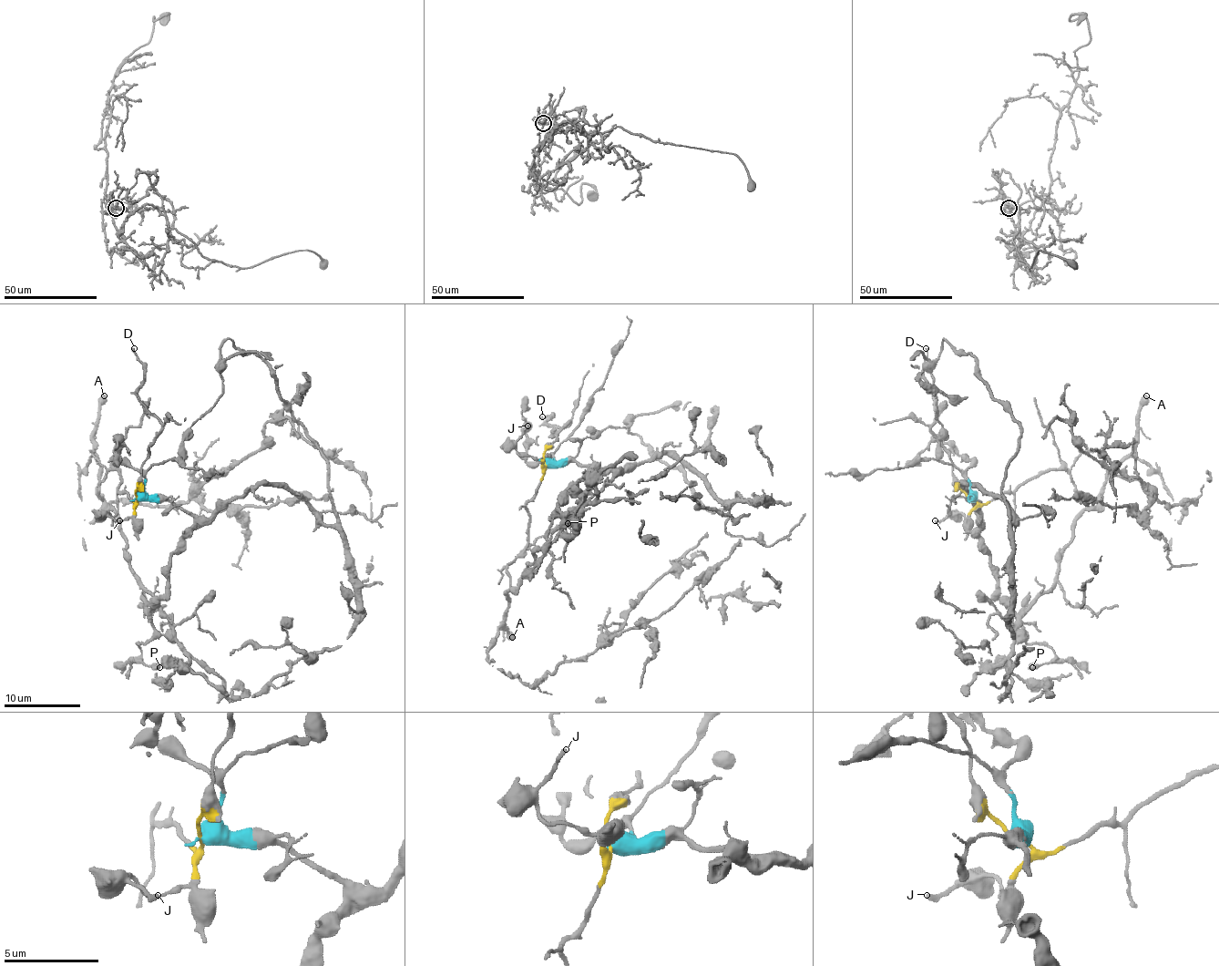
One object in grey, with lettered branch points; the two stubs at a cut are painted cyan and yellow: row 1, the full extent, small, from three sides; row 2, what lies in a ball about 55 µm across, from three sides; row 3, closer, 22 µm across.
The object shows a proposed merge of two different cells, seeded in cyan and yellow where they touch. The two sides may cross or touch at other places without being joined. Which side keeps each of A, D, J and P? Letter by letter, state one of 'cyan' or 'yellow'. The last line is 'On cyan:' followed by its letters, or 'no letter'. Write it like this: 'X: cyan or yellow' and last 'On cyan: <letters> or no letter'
A: yellow
D: yellow
J: yellow
P: cyan
On cyan: P

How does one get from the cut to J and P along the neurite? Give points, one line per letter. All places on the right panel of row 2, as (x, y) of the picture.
J: (970, 498), (976, 502), (976, 508), (965, 521), (961, 513), (951, 513), (935, 521)
P: (970, 498), (978, 542), (997, 582), (995, 595), (1014, 612), (1028, 643), (1041, 643), (1054, 656), (1031, 668)

